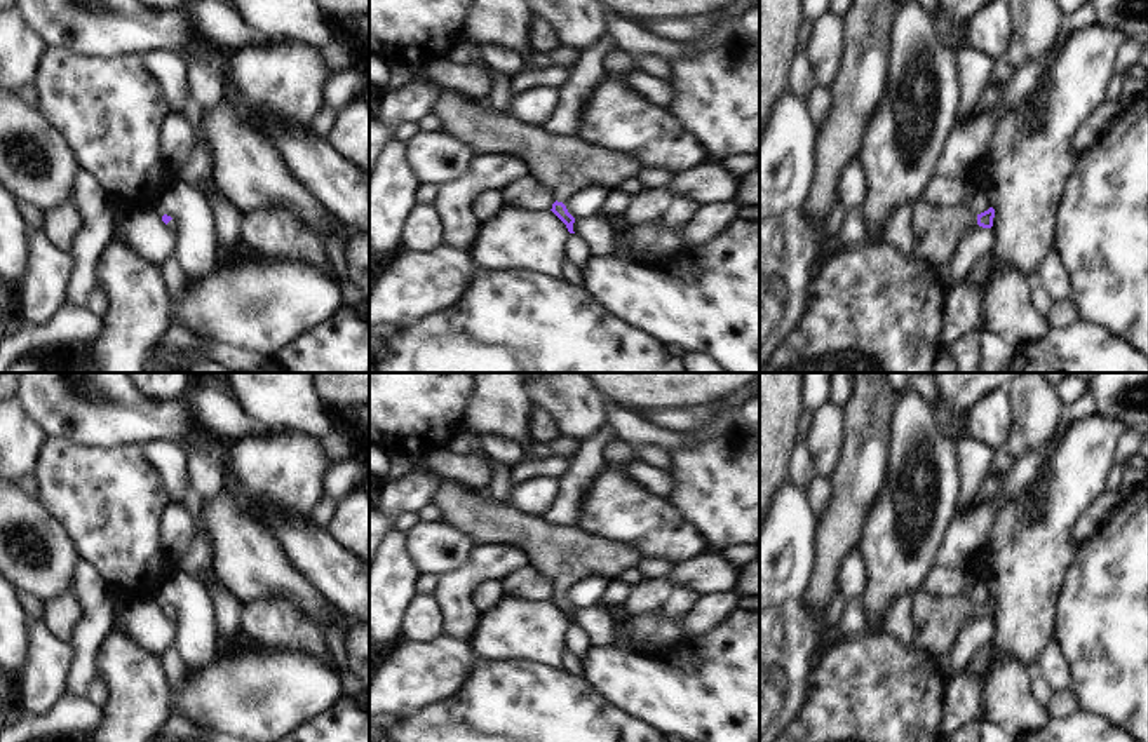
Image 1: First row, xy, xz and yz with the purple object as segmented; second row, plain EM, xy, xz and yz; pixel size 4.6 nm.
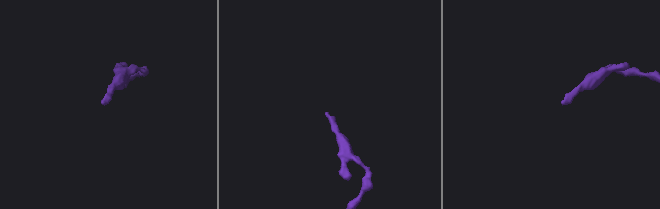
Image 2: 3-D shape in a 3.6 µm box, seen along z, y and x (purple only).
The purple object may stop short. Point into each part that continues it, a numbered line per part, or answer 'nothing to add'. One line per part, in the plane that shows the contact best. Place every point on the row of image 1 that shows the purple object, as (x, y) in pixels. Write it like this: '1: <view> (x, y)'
1: yz (938, 230)

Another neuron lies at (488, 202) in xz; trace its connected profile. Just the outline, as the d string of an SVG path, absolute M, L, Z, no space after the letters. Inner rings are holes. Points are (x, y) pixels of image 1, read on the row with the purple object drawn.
M483 190L472 199L472 204L469 206L470 219L483 225L486 219L498 214L503 206L505 204L502 202L500 190Z

